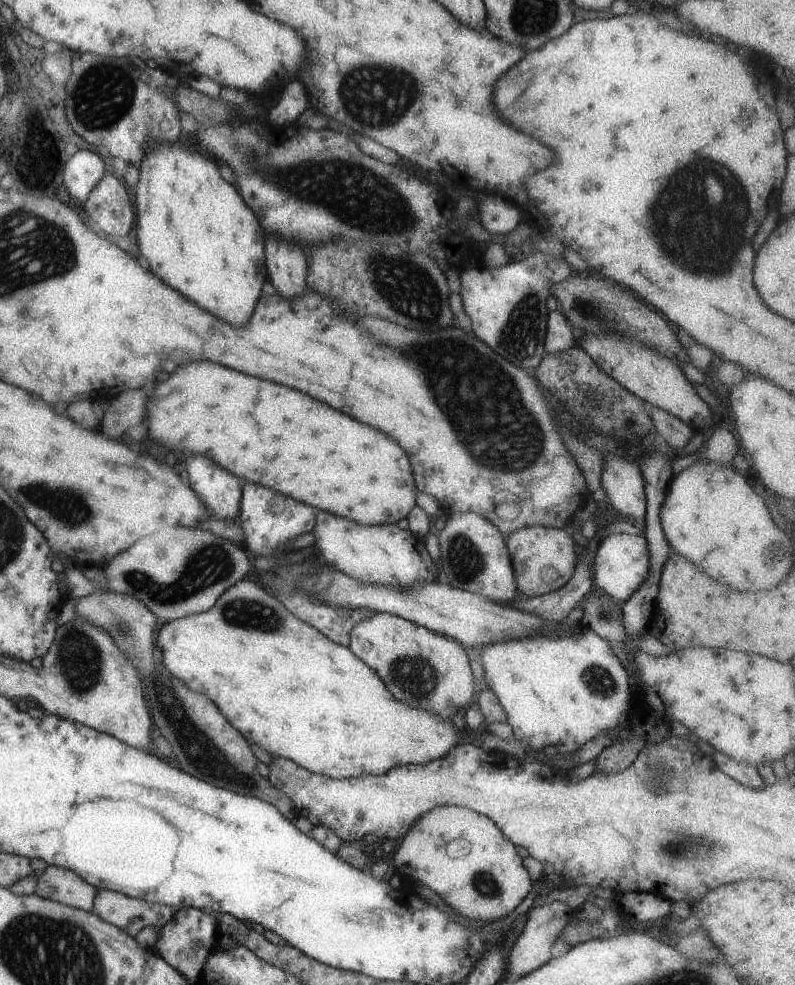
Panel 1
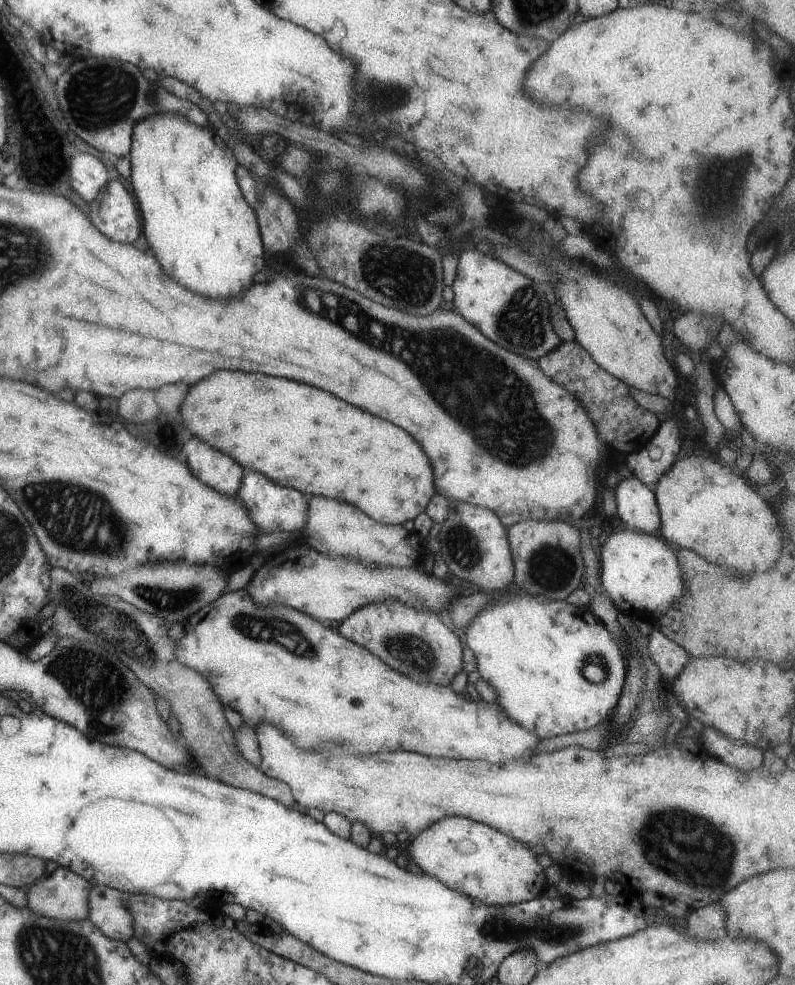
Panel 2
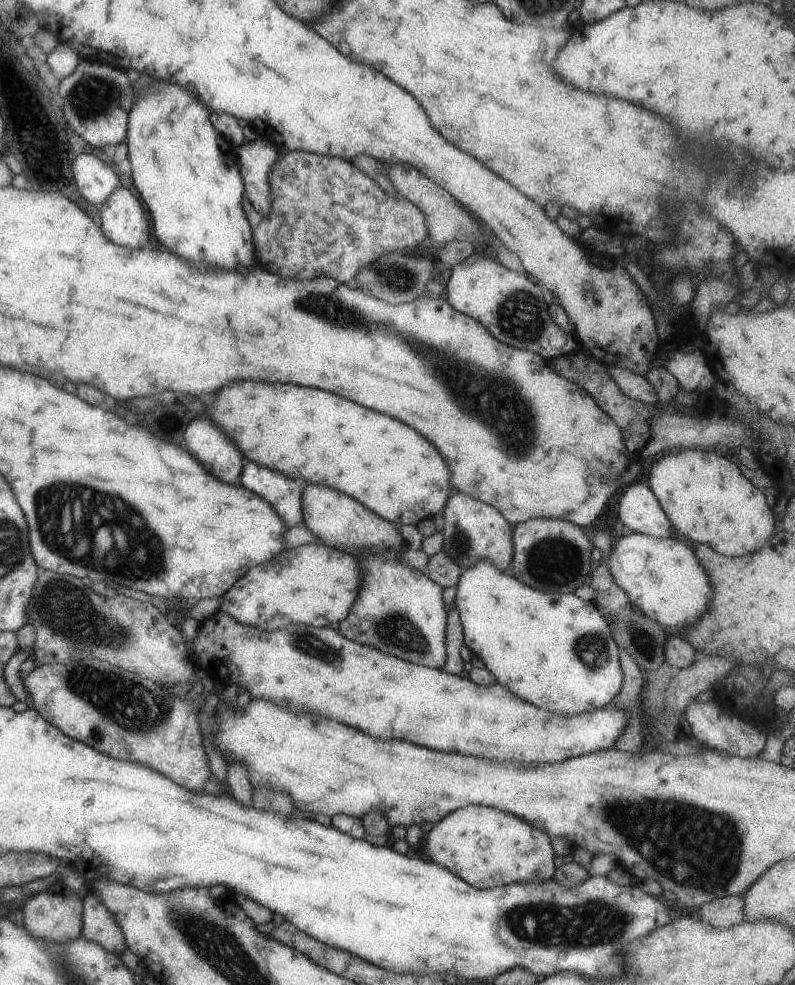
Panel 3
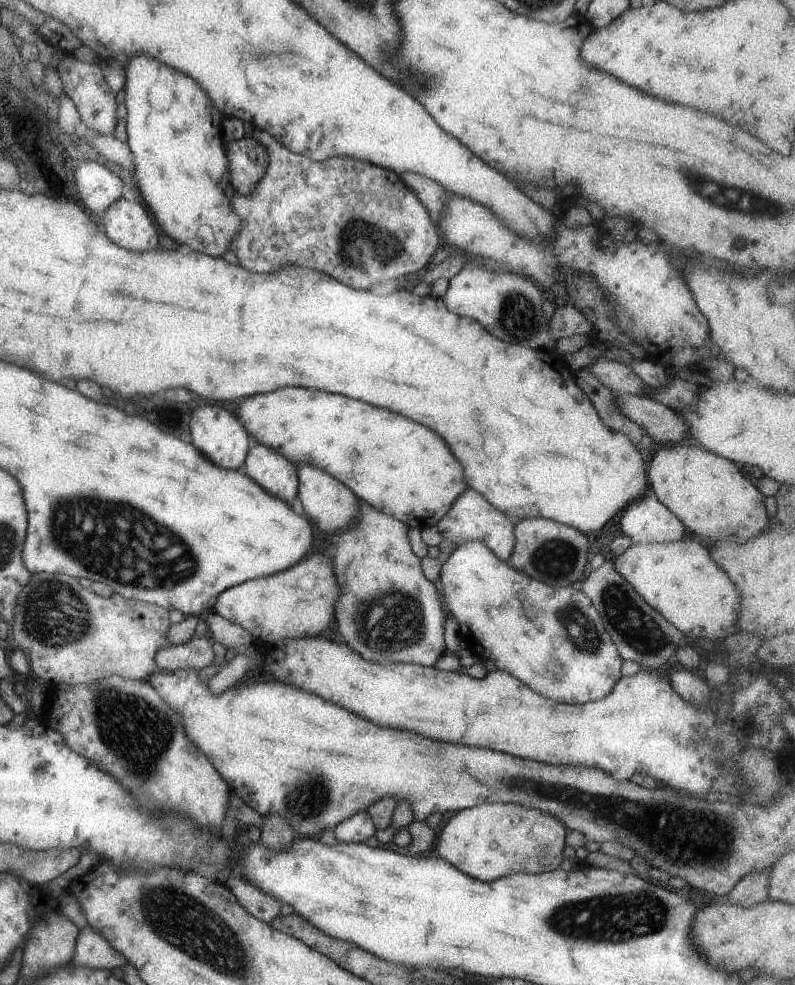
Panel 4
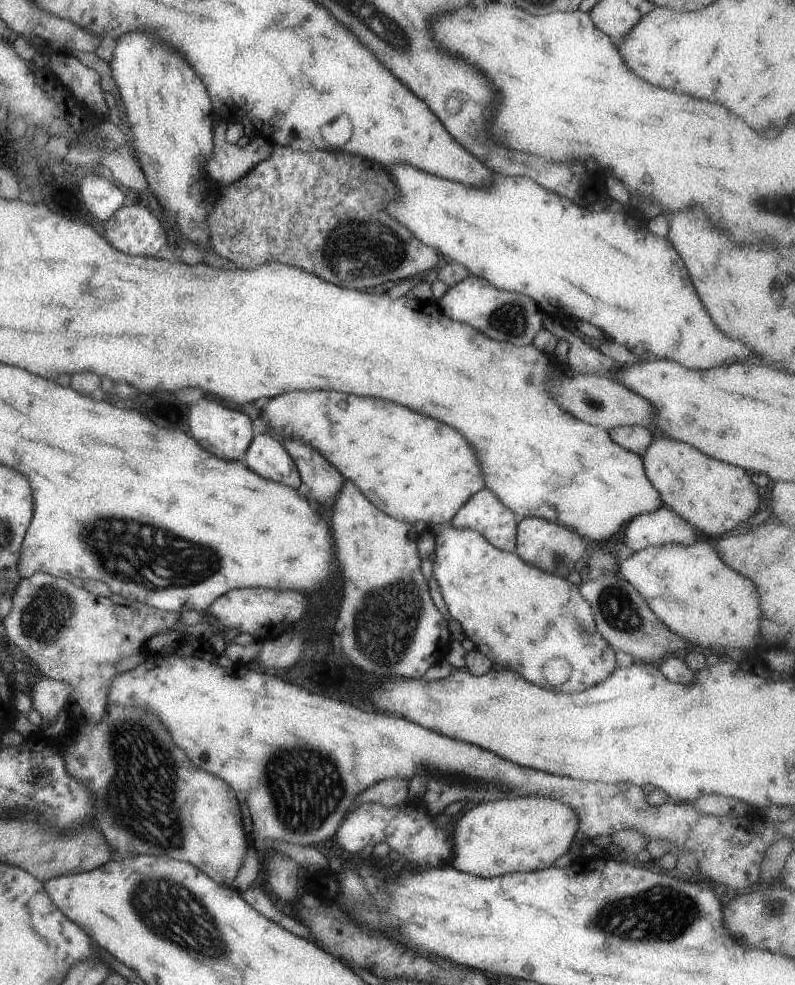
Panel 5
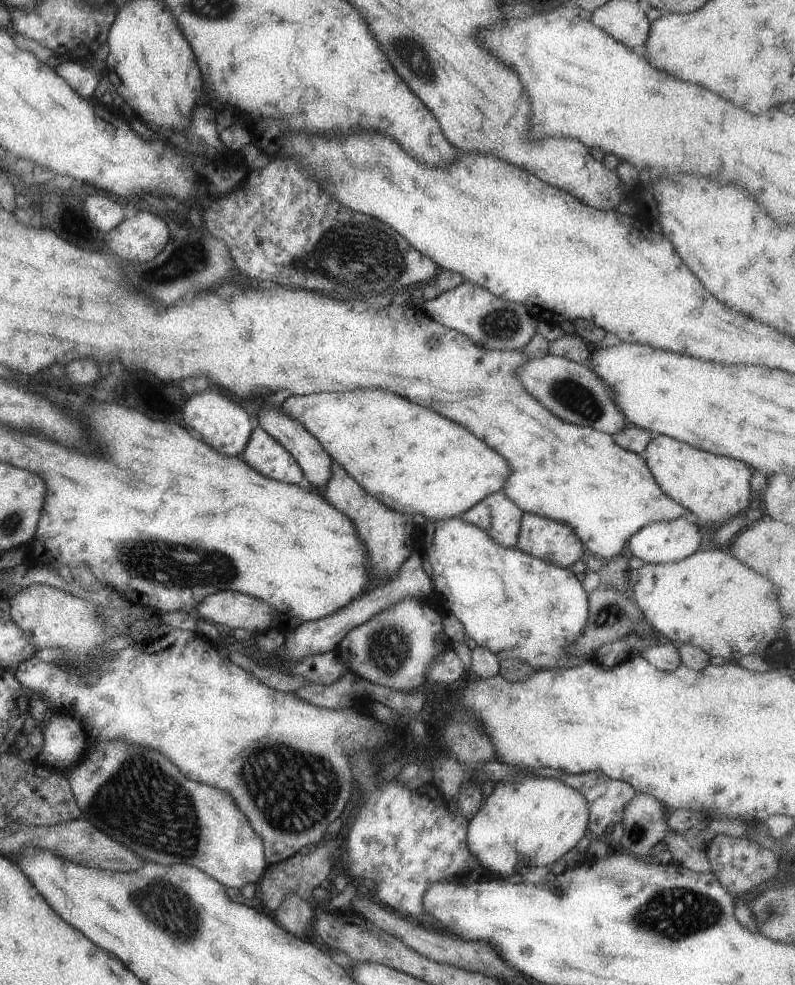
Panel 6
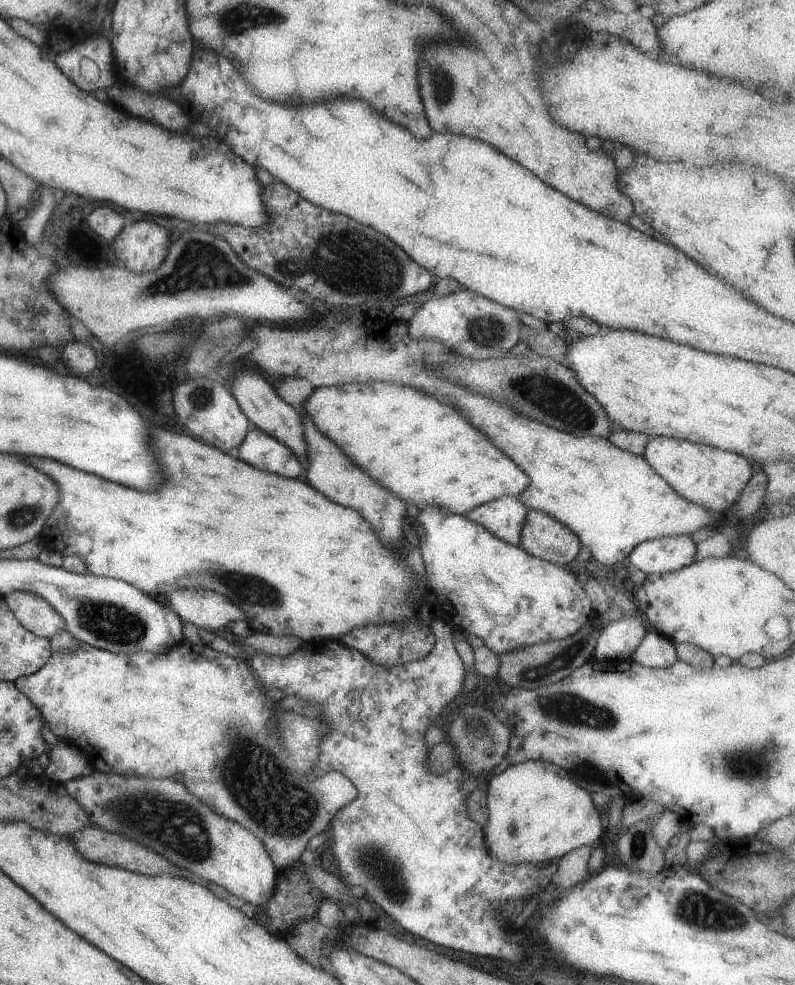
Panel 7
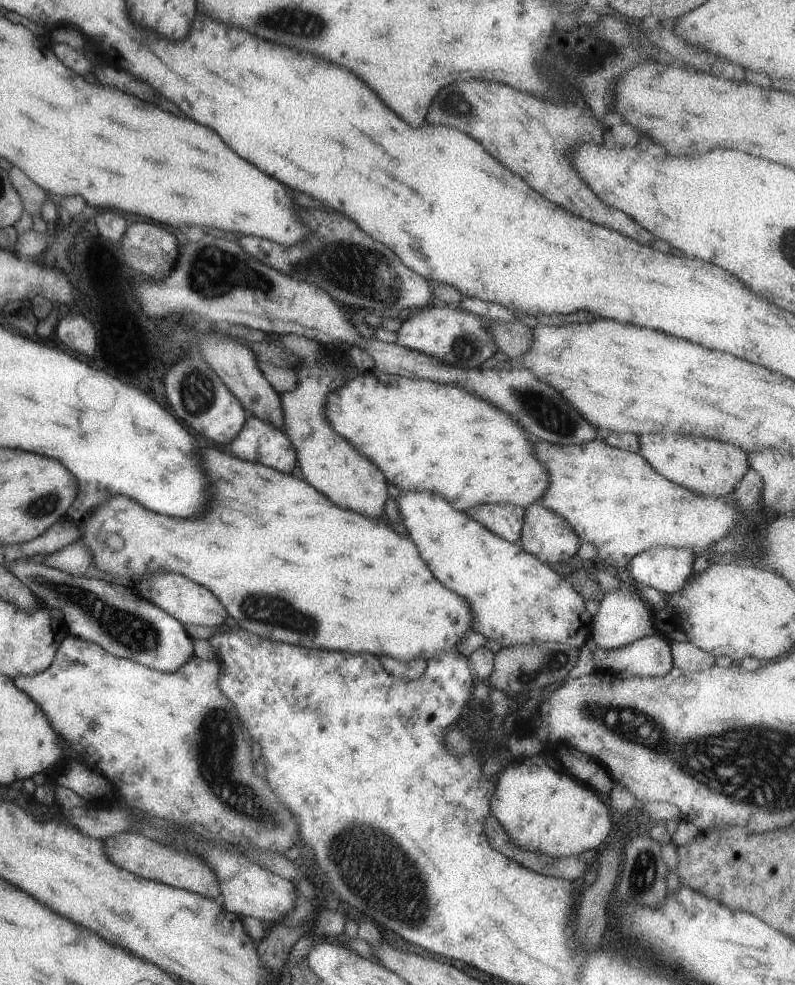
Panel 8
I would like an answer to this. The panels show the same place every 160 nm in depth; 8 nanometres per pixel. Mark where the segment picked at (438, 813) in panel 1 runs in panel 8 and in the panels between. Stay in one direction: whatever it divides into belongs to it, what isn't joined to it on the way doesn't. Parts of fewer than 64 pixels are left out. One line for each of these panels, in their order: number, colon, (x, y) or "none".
2: (497, 870)
3: (486, 848)
4: (490, 840)
5: (518, 835)
6: (532, 820)
7: (536, 814)
8: (543, 810)

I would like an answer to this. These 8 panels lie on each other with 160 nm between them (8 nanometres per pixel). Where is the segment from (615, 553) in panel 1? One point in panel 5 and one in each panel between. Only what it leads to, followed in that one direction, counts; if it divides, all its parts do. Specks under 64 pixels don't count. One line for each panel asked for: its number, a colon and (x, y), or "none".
2: (638, 572)
3: (661, 579)
4: (677, 579)
5: (688, 588)

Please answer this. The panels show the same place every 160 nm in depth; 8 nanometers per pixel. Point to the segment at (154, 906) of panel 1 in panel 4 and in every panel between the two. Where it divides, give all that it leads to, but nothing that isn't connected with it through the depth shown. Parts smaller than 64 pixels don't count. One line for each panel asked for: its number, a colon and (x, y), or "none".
2: (106, 910)
3: (98, 924)
4: (92, 950)

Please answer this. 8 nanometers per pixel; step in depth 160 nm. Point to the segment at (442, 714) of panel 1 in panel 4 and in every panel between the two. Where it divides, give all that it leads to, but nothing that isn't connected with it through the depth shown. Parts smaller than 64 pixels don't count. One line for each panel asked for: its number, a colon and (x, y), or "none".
2: (416, 644)
3: (399, 610)
4: (387, 611)

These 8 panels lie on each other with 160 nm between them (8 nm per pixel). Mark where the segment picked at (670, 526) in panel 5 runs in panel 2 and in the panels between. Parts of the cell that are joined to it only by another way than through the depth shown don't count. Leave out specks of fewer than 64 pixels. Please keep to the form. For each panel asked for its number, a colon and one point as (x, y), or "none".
2: (635, 502)
3: (639, 510)
4: (646, 520)

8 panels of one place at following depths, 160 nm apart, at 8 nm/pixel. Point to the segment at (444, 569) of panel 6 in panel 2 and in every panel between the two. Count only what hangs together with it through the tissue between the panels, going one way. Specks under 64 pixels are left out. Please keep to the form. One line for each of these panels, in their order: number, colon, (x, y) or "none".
2: (555, 668)
3: (554, 650)
4: (552, 639)
5: (515, 614)

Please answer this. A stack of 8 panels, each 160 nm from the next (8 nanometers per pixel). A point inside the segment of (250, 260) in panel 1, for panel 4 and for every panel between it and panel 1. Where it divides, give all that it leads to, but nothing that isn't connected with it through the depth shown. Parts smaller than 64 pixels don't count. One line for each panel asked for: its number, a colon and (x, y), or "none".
2: (205, 236)
3: (186, 174)
4: (173, 129)

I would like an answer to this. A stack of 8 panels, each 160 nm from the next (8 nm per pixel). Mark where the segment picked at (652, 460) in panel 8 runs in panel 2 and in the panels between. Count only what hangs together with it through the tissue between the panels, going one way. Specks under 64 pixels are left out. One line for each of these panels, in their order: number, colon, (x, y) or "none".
2: (693, 515)
3: (733, 519)
4: (708, 494)
5: (712, 496)
6: (712, 488)
7: (711, 478)

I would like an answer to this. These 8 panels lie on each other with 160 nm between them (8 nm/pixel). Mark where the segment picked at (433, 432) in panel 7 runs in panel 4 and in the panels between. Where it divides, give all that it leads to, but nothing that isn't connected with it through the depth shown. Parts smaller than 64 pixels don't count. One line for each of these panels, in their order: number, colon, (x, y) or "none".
4: (403, 470)
5: (413, 469)
6: (415, 462)

